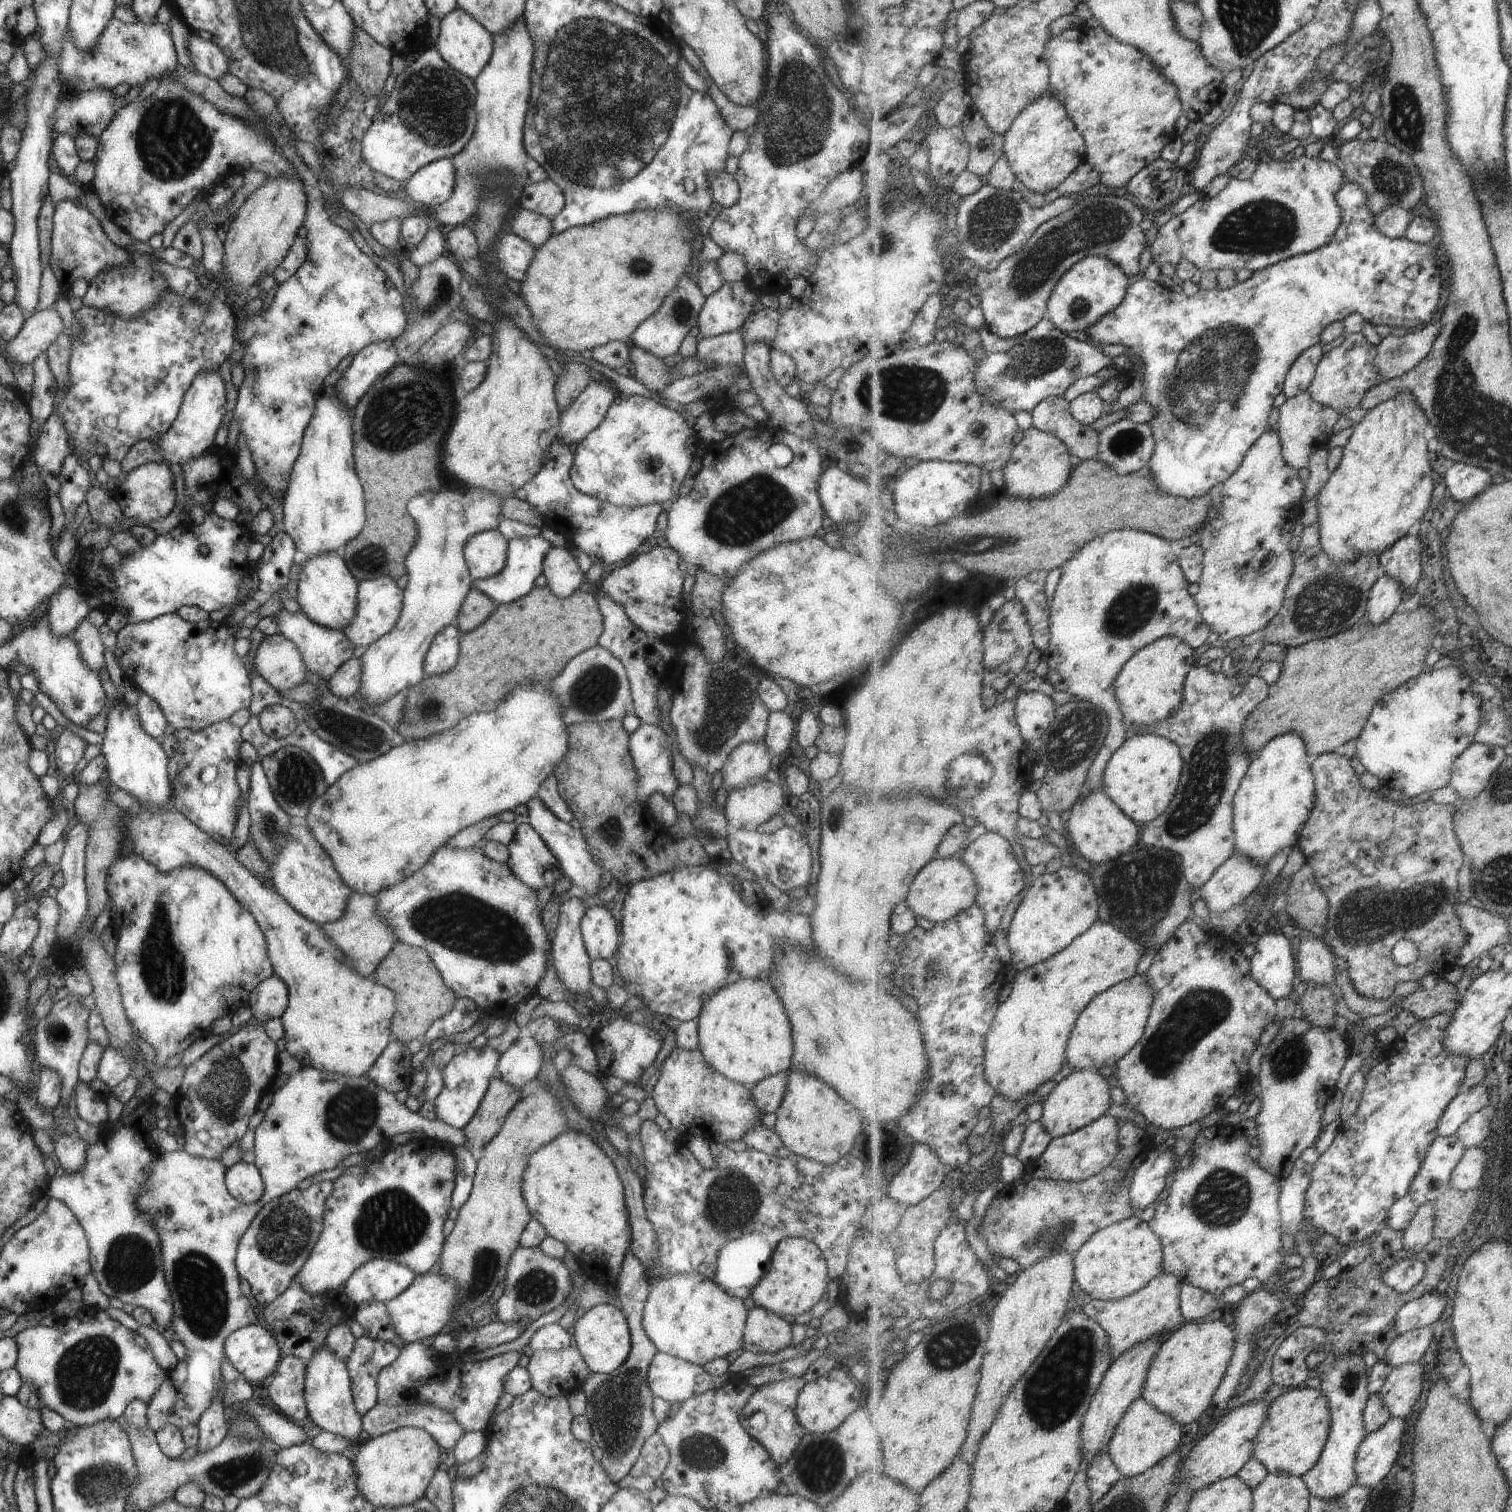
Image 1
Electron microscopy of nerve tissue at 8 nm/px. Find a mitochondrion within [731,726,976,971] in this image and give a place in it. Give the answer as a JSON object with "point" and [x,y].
{"point":[838,815]}

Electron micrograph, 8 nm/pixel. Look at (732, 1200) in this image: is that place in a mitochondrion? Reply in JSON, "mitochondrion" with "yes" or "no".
{"mitochondrion":"yes"}

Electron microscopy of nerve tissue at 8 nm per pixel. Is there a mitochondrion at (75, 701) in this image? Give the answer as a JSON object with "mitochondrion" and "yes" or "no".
{"mitochondrion":"yes"}

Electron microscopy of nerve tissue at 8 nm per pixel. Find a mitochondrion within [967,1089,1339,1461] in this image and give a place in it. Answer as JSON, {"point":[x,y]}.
{"point":[1053,1395]}

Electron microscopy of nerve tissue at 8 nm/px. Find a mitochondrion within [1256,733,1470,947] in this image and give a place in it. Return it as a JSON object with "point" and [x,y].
{"point":[1357,919]}

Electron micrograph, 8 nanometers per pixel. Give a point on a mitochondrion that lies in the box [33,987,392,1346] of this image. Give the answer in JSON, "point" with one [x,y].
{"point":[200,1285]}

